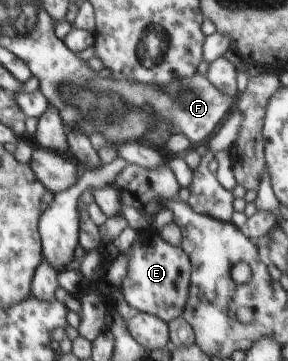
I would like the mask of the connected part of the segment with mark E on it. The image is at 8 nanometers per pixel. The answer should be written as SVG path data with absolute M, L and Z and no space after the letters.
M152 226L147 229L140 229L138 233L140 236L136 237L125 253L126 258L128 258L128 267L120 290L124 294L126 302L132 308L136 308L140 313L153 314L164 322L169 323L171 320L180 317L188 305L192 268L189 254L185 251L183 245L176 246L166 242L161 237L161 233L157 232Z

